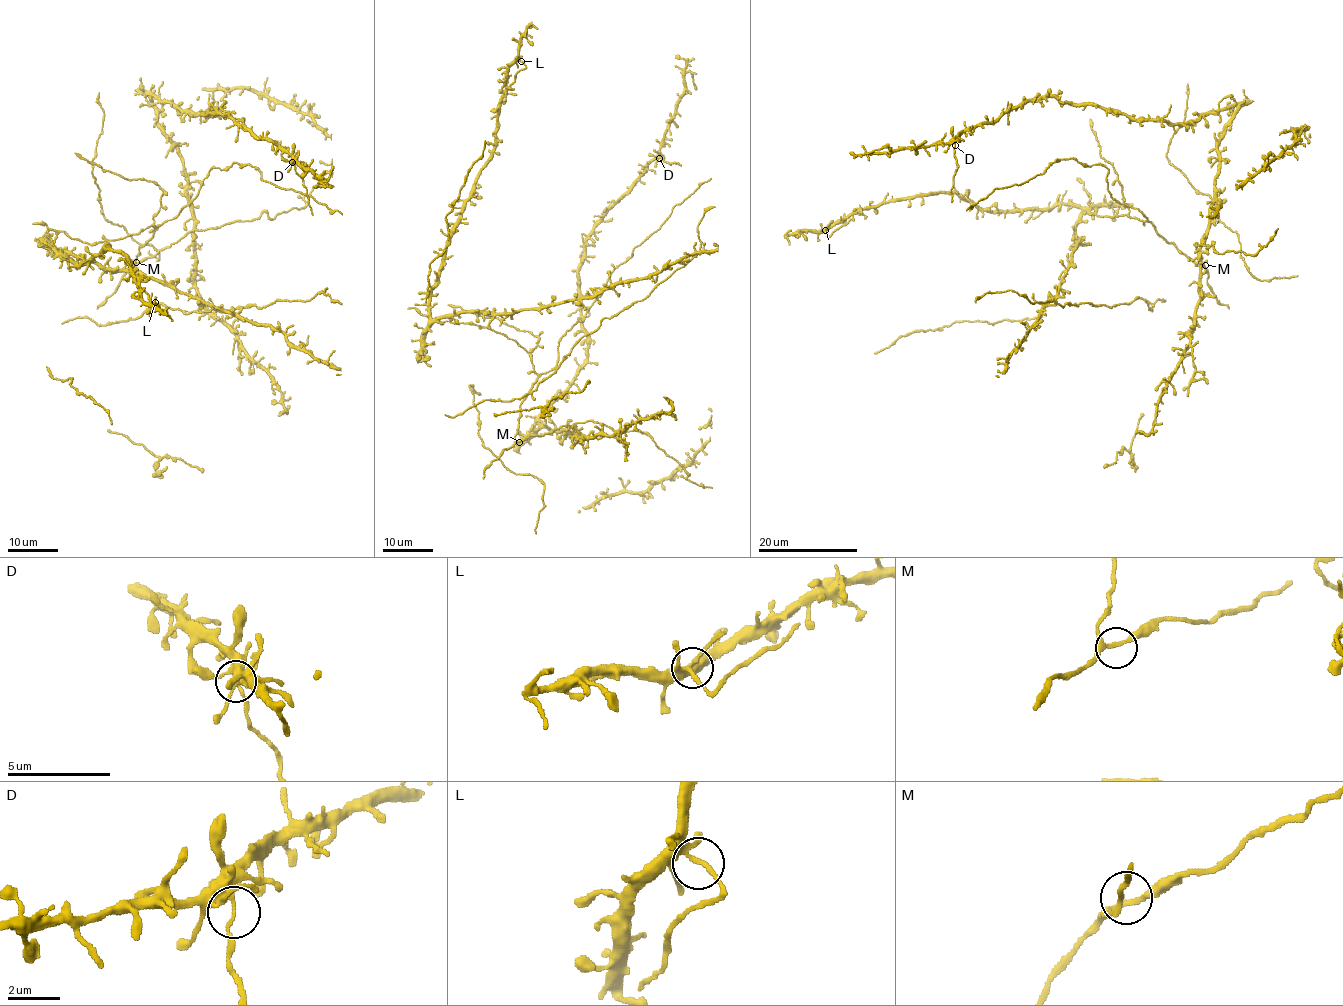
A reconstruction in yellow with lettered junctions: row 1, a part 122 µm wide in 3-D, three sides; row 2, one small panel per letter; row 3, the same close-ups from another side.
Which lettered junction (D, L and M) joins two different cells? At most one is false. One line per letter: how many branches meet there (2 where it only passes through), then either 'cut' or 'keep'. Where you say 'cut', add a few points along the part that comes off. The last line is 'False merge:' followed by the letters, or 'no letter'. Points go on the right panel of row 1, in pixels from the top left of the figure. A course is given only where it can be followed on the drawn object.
D: 3 branches meet; cut; foreign part runs (955, 145), (957, 171), (951, 201)
L: 3 branches meet; keep
M: 3 branches meet; keep
False merge: D

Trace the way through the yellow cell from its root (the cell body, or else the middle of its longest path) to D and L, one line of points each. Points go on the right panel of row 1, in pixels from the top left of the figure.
D: (1200, 262), (1197, 244), (1206, 235), (1229, 107), (1169, 125), (1039, 97), (967, 127), (955, 145)
L: (1200, 262), (1135, 217), (1062, 204), (991, 211), (944, 192), (869, 205), (825, 230)

